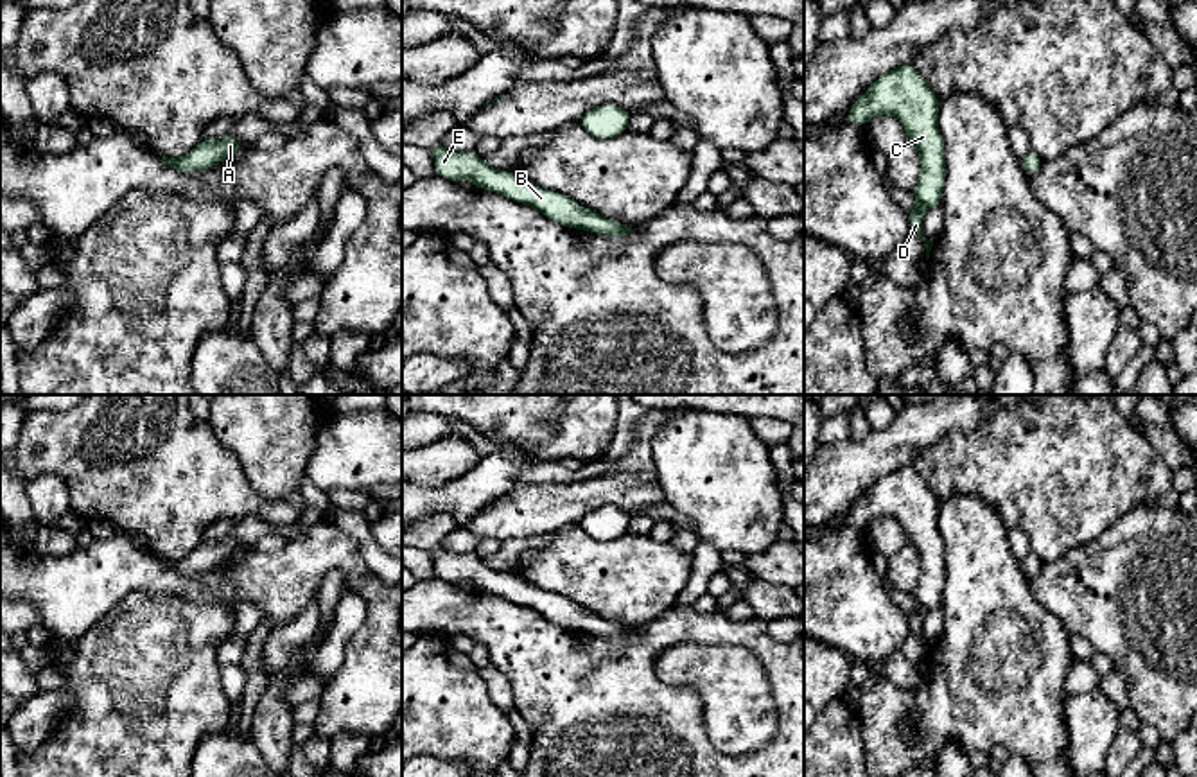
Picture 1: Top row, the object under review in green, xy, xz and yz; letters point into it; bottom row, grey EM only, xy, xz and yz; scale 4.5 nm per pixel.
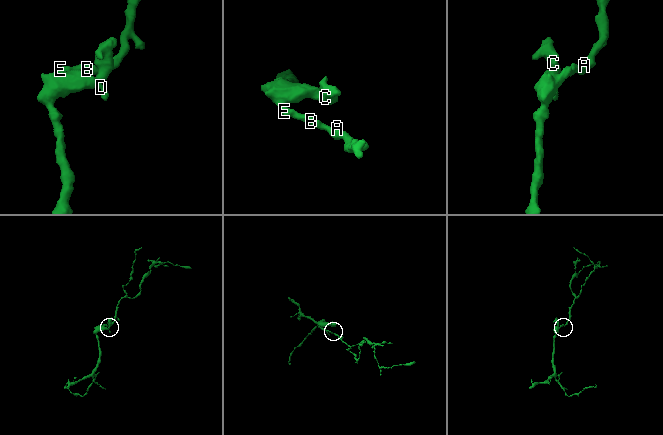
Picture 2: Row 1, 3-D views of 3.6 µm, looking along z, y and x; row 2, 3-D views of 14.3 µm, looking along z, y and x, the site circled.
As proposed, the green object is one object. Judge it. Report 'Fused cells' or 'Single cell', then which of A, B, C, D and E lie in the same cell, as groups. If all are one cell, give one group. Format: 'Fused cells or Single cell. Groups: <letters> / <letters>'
Single cell. Groups: A B C D E

